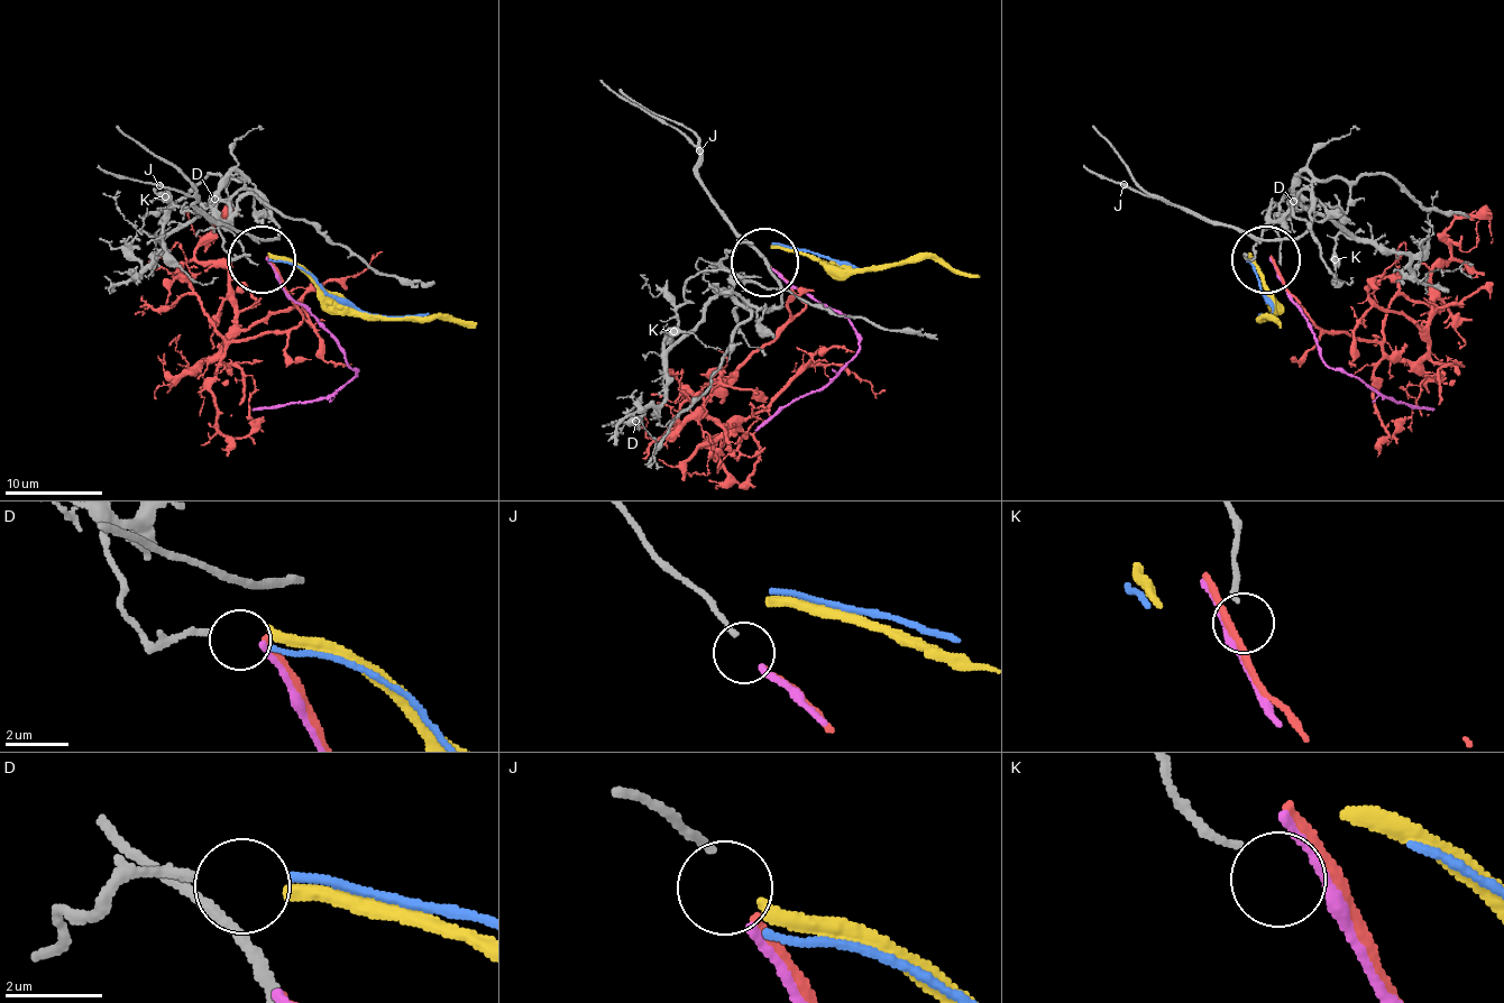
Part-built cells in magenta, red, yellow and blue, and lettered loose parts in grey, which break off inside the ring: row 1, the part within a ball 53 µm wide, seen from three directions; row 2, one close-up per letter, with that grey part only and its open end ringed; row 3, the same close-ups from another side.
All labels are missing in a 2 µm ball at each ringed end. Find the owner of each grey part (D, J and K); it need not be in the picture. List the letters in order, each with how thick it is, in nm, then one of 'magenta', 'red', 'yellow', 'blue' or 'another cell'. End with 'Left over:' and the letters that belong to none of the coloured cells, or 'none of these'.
D: 220 nm thick; blue
J: 170 nm thick; magenta
K: 140 nm thick; another cell
Left over: K

